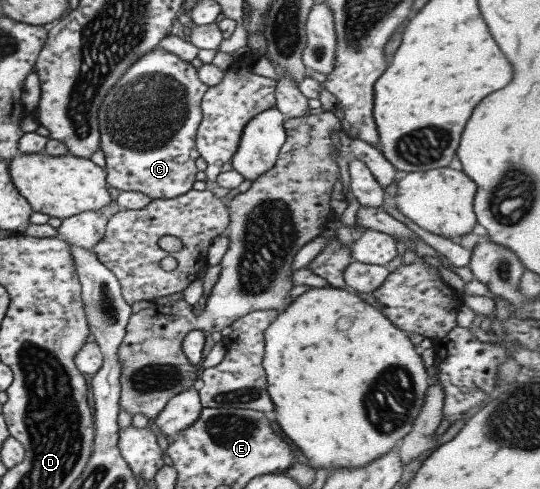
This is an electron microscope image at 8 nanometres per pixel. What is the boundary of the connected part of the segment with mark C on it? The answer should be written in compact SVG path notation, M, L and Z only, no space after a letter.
M163 49L137 60L117 80L97 112L108 186L118 192L135 190L151 200L189 192L198 172L196 132L203 118L201 102L207 89L191 63Z

